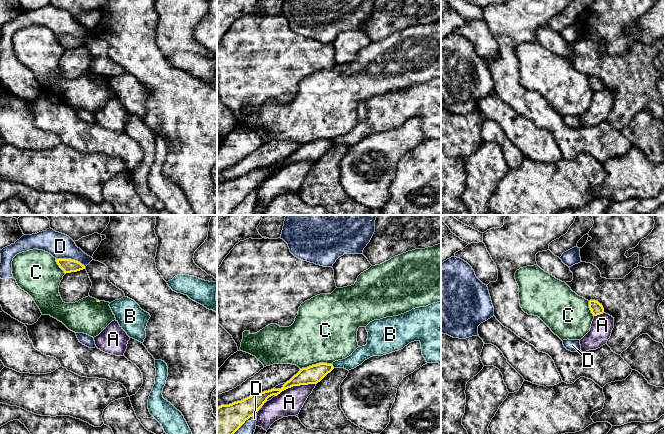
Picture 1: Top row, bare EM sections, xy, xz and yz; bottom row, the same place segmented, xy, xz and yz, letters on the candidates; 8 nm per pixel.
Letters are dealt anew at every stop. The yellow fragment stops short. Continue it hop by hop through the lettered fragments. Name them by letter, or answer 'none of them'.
none of them

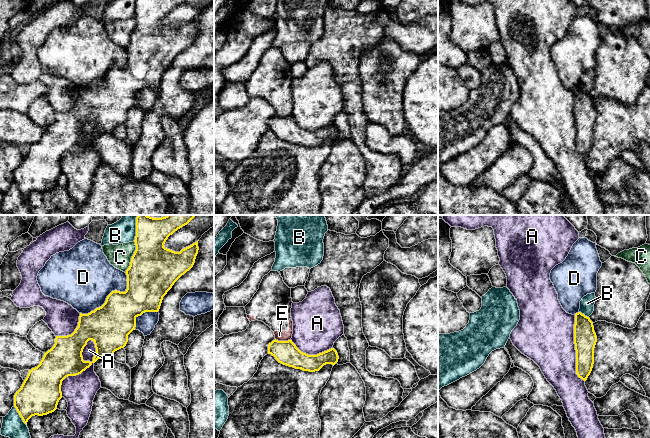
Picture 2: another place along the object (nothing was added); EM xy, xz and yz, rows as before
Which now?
none of them

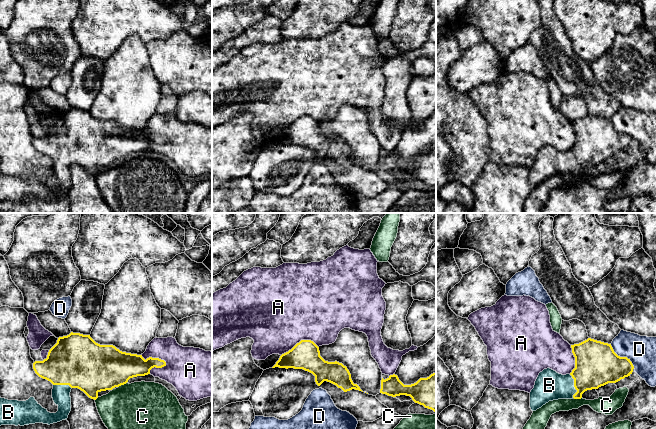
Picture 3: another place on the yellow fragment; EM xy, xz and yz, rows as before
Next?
B

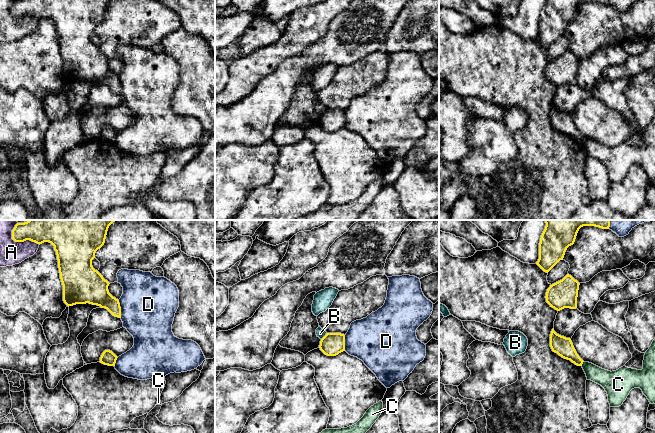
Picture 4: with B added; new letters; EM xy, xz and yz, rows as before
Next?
none of them

